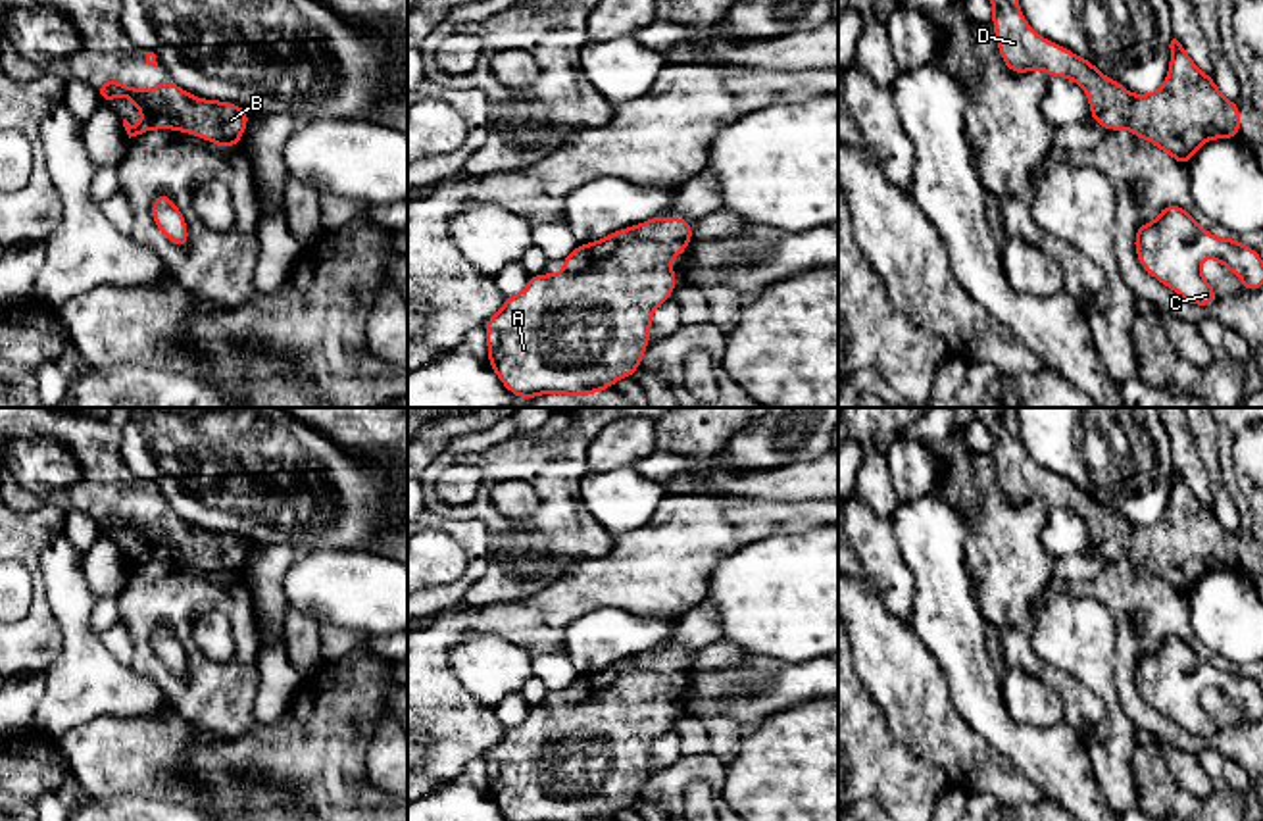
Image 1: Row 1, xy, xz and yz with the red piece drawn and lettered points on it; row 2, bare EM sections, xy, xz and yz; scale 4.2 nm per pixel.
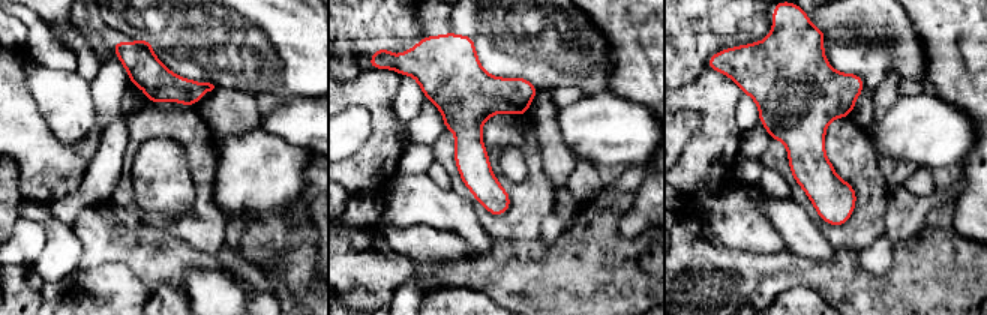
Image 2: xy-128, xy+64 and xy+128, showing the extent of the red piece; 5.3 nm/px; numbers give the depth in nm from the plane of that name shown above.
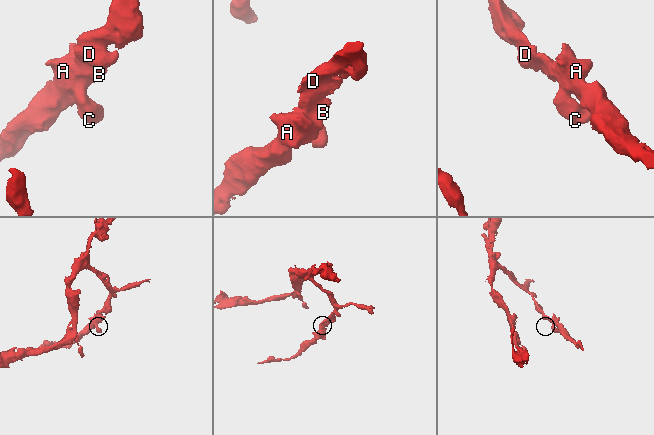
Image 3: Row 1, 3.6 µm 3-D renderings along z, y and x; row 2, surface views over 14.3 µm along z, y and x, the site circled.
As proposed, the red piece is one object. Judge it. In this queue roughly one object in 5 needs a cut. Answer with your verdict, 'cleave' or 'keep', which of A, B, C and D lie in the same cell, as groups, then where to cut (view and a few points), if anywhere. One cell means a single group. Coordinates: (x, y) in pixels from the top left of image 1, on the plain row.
keep; groups A B C D; cut none

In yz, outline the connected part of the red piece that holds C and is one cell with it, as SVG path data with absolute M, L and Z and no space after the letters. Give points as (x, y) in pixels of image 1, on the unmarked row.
M1175 634L1163 636L1153 654L1140 654L1134 679L1142 698L1192 736L1211 736L1217 729L1200 700L1207 686L1238 706L1246 721L1263 717L1263 690L1253 679L1213 667Z

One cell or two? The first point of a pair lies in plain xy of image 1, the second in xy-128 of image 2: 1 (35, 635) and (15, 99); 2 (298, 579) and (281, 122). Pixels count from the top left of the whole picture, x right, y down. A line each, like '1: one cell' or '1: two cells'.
1: one cell
2: one cell

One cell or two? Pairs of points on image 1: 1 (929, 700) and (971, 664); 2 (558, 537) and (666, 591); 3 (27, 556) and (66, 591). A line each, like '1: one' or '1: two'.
1: two
2: two
3: two

